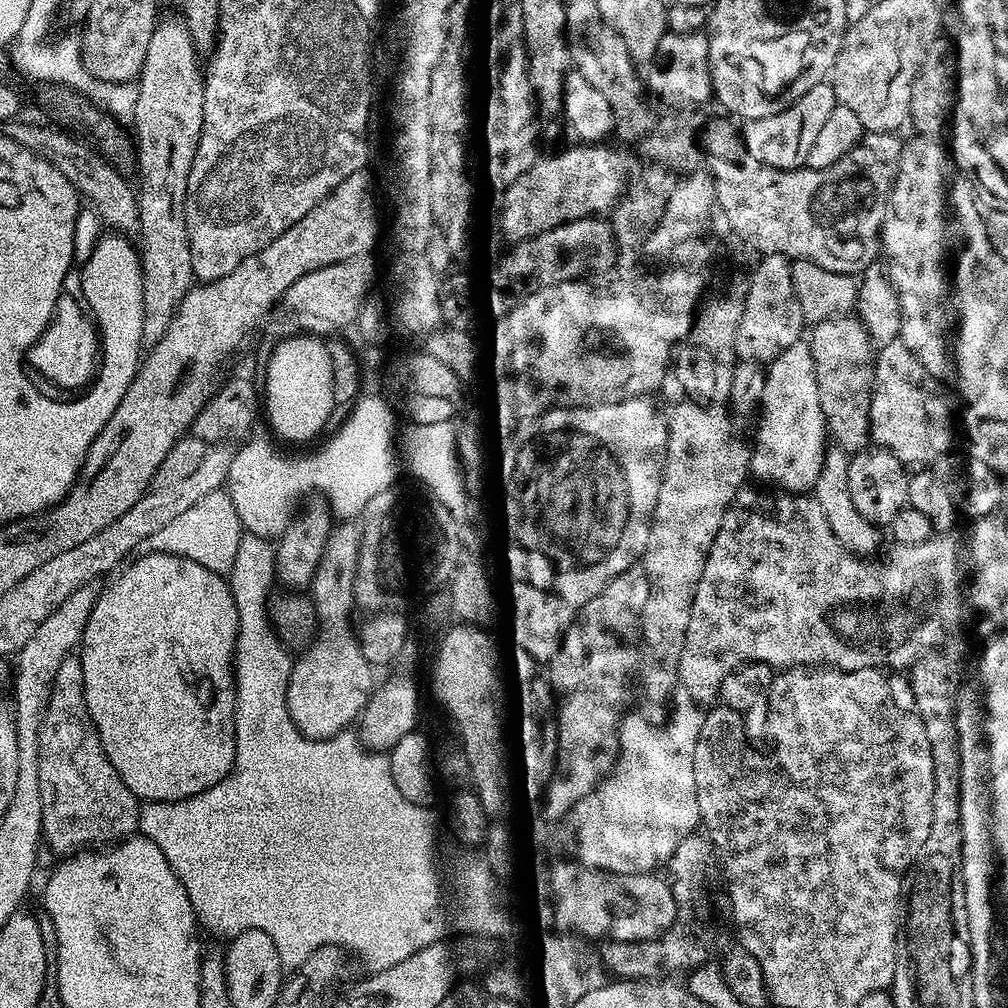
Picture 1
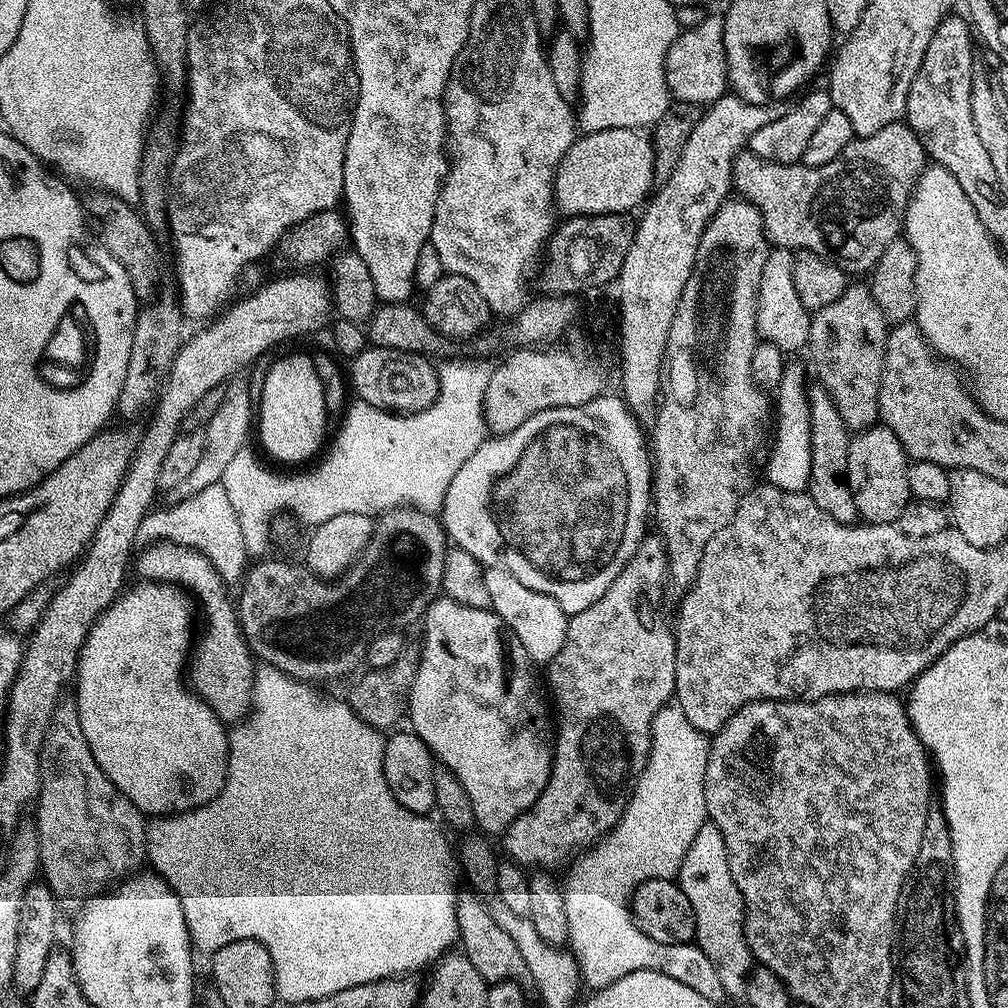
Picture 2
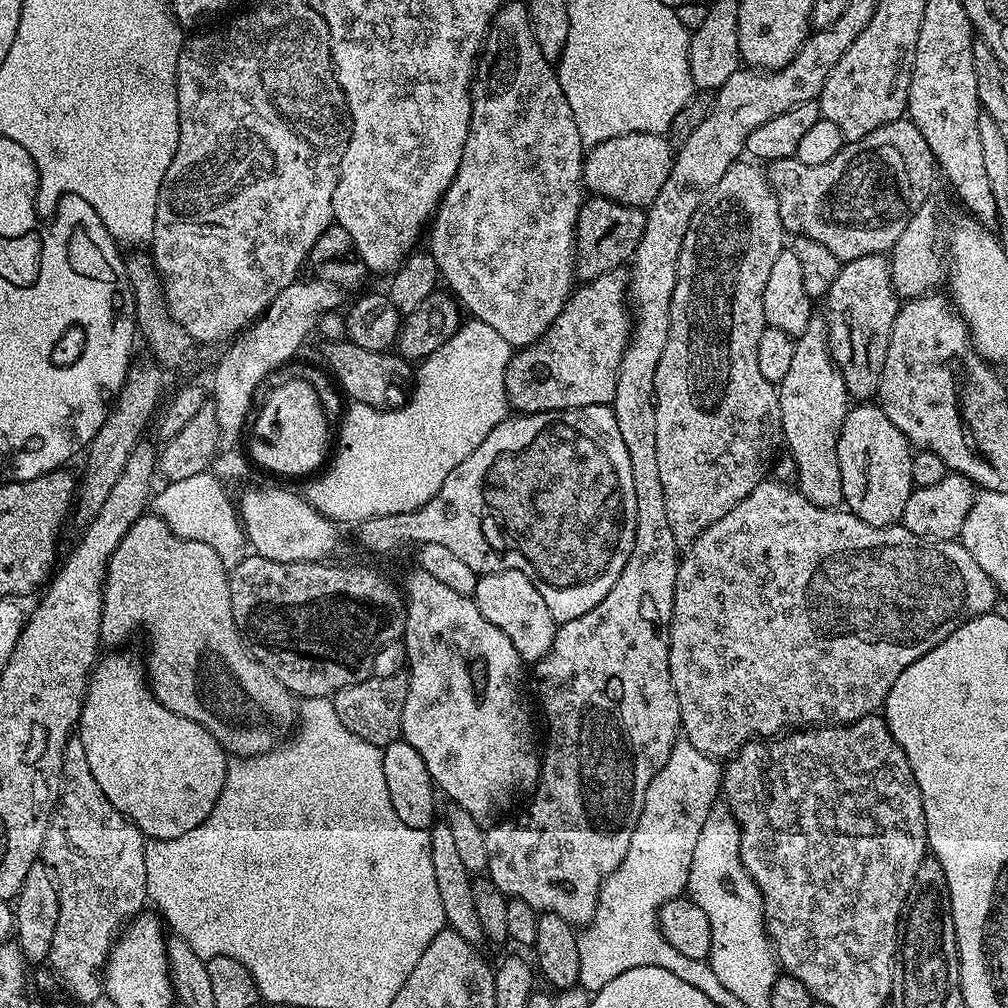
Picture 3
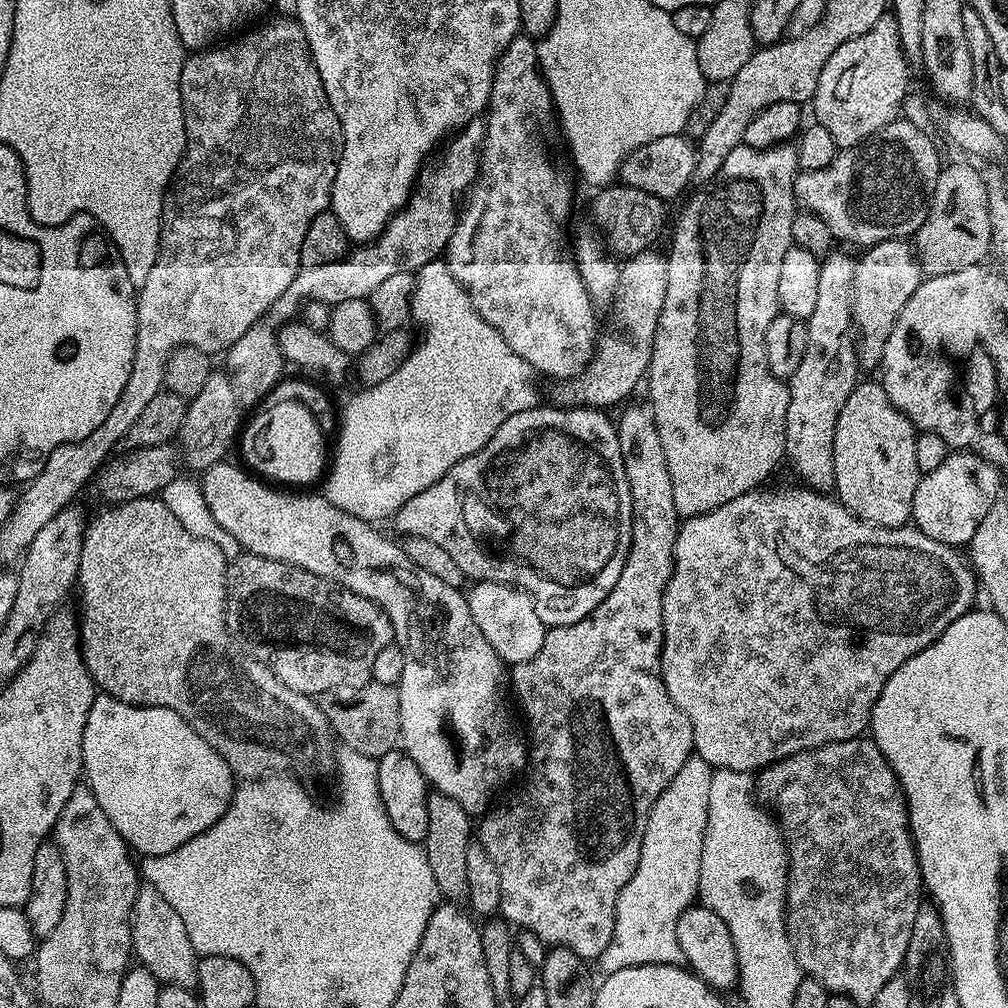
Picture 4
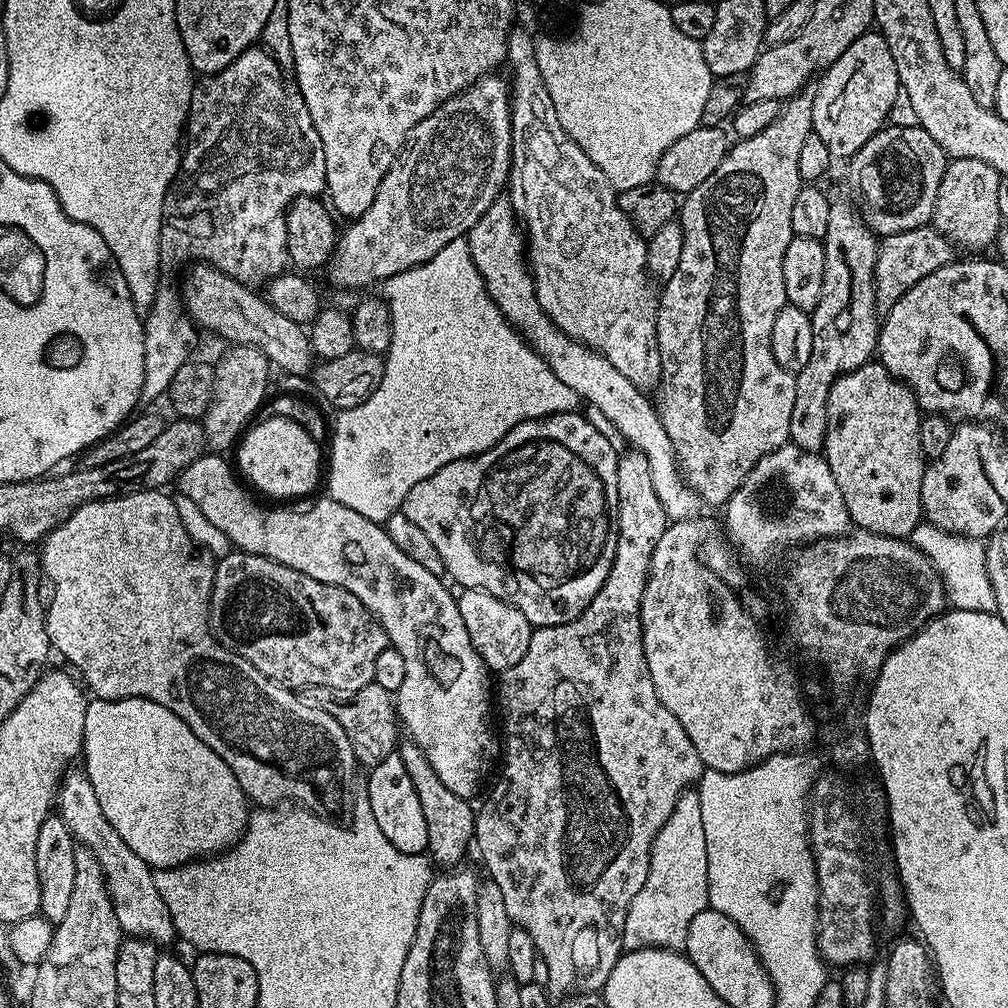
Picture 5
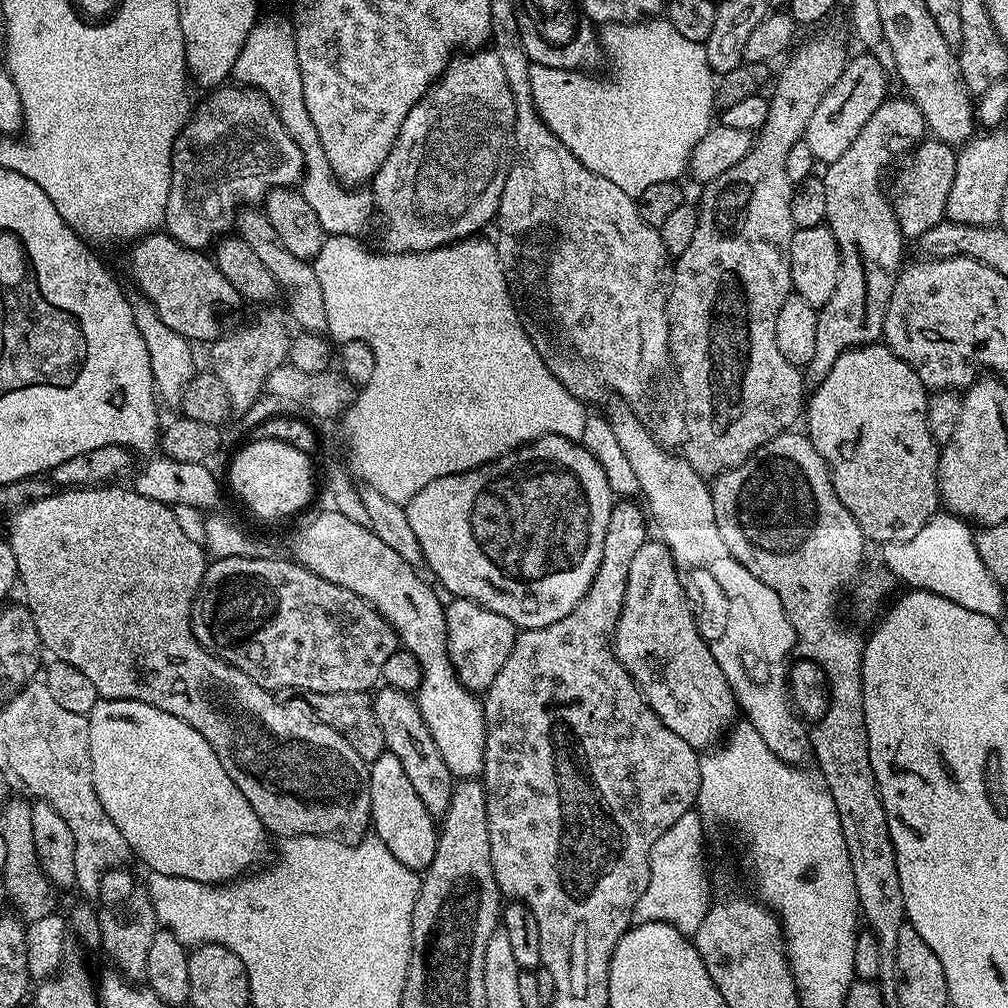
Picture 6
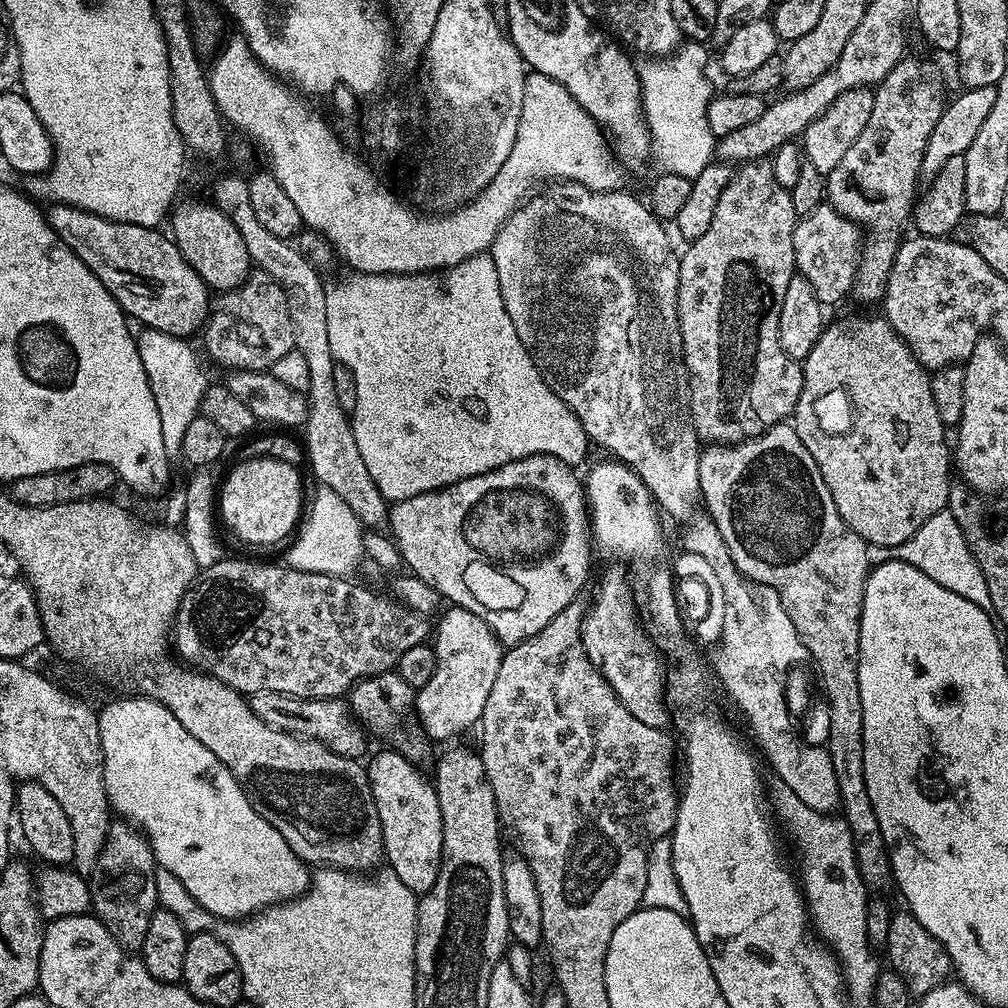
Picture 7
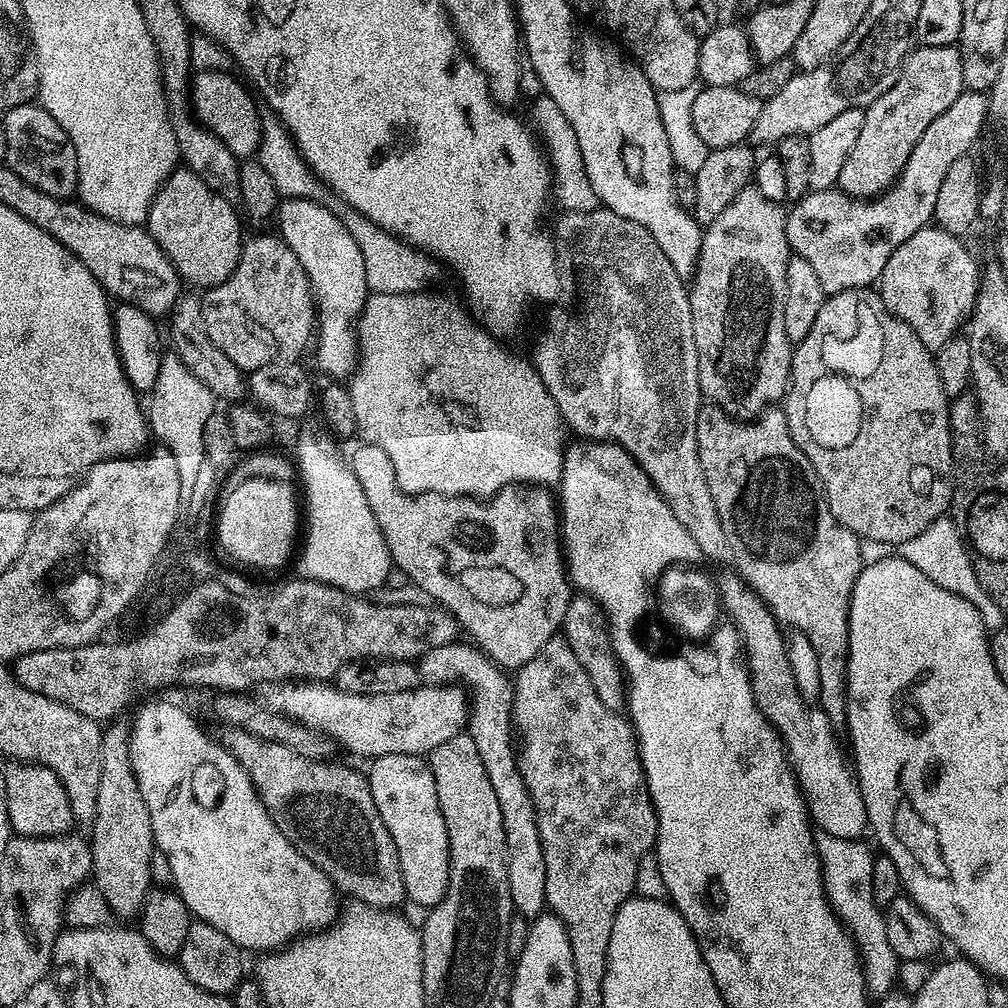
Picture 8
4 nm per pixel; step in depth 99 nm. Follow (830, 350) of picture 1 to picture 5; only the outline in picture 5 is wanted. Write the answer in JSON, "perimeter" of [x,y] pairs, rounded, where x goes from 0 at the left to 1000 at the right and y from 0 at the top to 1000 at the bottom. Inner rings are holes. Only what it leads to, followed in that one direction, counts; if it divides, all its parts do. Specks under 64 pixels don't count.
{"perimeter":[[[918,224],[883,232],[872,239],[869,247],[869,308],[881,310],[903,284],[915,280],[919,272],[945,261],[946,243],[930,226]]]}

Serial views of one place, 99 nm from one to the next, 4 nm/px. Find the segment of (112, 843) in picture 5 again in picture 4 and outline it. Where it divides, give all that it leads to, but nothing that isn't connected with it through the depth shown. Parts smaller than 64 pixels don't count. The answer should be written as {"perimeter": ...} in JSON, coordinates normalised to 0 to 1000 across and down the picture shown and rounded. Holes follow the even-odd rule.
{"perimeter":[[[146,879],[140,880],[135,886],[135,894],[131,900],[131,942],[136,952],[142,959],[153,966],[153,970],[158,972],[160,977],[172,976],[182,980],[193,981],[196,974],[196,958],[194,957],[196,946],[192,938],[188,938],[188,927],[185,927],[185,918],[181,916],[181,910],[157,887],[157,883]]]}

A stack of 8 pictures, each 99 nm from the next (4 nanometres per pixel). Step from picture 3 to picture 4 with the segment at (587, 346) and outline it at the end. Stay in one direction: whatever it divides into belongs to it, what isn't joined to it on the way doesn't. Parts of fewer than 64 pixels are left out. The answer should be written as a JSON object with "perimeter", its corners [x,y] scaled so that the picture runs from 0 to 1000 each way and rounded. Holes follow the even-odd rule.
{"perimeter":[[[651,249],[629,252],[615,262],[615,275],[605,309],[619,320],[619,337],[614,337],[611,333],[596,332],[591,348],[587,350],[587,358],[572,373],[566,373],[551,382],[553,385],[549,387],[547,397],[549,402],[604,407],[610,401],[618,402],[624,396],[622,393],[634,381],[636,384],[647,354],[649,331],[653,327],[657,300],[661,300],[663,256],[658,249]]]}

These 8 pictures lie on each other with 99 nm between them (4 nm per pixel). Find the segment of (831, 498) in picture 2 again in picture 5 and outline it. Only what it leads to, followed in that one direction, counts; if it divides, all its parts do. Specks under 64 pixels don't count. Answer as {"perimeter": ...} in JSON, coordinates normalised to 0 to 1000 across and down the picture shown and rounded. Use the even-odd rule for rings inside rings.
{"perimeter":[[[826,197],[823,204],[823,221],[815,239],[819,252],[815,296],[812,296],[812,304],[804,311],[808,344],[804,347],[804,359],[789,370],[788,407],[784,411],[783,438],[809,450],[816,449],[819,438],[819,399],[823,383],[833,373],[862,360],[873,335],[874,318],[869,308],[871,235],[858,224],[852,209],[838,198]]]}

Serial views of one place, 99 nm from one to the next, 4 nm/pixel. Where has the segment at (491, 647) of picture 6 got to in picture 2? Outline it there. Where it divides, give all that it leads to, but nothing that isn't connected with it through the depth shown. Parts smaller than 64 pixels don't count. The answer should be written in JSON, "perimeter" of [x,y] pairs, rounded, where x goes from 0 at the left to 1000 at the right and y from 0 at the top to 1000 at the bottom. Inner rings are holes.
{"perimeter":[[[481,563],[482,586],[486,589],[487,606],[502,617],[502,621],[518,637],[522,649],[528,654],[529,660],[543,661],[558,645],[558,637],[562,637],[563,624],[563,607],[542,589],[534,585],[526,585],[526,581],[518,581],[518,577],[510,569],[500,563]]]}

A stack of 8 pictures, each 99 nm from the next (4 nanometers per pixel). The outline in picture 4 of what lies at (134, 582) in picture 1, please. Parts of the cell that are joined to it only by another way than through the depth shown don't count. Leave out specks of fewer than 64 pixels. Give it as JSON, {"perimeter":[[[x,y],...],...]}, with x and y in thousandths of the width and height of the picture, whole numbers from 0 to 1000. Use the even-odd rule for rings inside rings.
{"perimeter":[[[96,689],[95,695],[89,700],[89,708],[85,712],[81,744],[83,745],[81,766],[85,771],[86,781],[93,788],[93,792],[99,803],[105,808],[105,812],[109,812],[113,823],[117,823],[117,827],[121,827],[121,831],[127,836],[128,842],[132,846],[139,845],[140,850],[160,849],[161,847],[169,847],[169,843],[177,843],[177,839],[188,835],[188,831],[200,827],[200,823],[204,823],[208,819],[212,819],[212,815],[216,815],[216,812],[220,812],[220,808],[224,808],[226,798],[230,795],[232,768],[220,752],[220,748],[216,748],[208,740],[208,736],[204,736],[204,732],[196,729],[186,716],[177,712],[177,708],[164,702],[141,702],[122,698],[121,695],[114,694],[112,690]]]}

